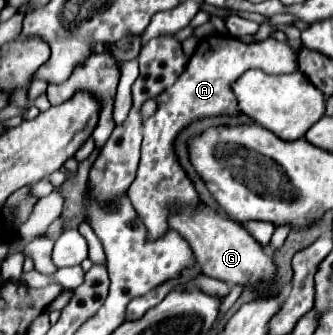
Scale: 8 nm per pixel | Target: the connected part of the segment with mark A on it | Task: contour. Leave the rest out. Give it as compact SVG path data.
M212 32L198 42L192 58L188 60L184 72L178 76L174 86L166 88L156 98L158 108L154 116L150 116L142 126L144 140L140 168L136 180L128 188L128 198L134 210L138 212L142 224L146 226L146 240L158 240L170 230L170 212L178 212L188 206L202 206L202 200L192 180L180 166L178 156L174 152L176 138L184 128L198 120L212 116L240 116L242 110L234 96L234 84L248 70L262 70L266 74L290 74L298 70L298 62L294 50L288 44L278 42L274 38L244 44L236 38L228 38L228 34Z

